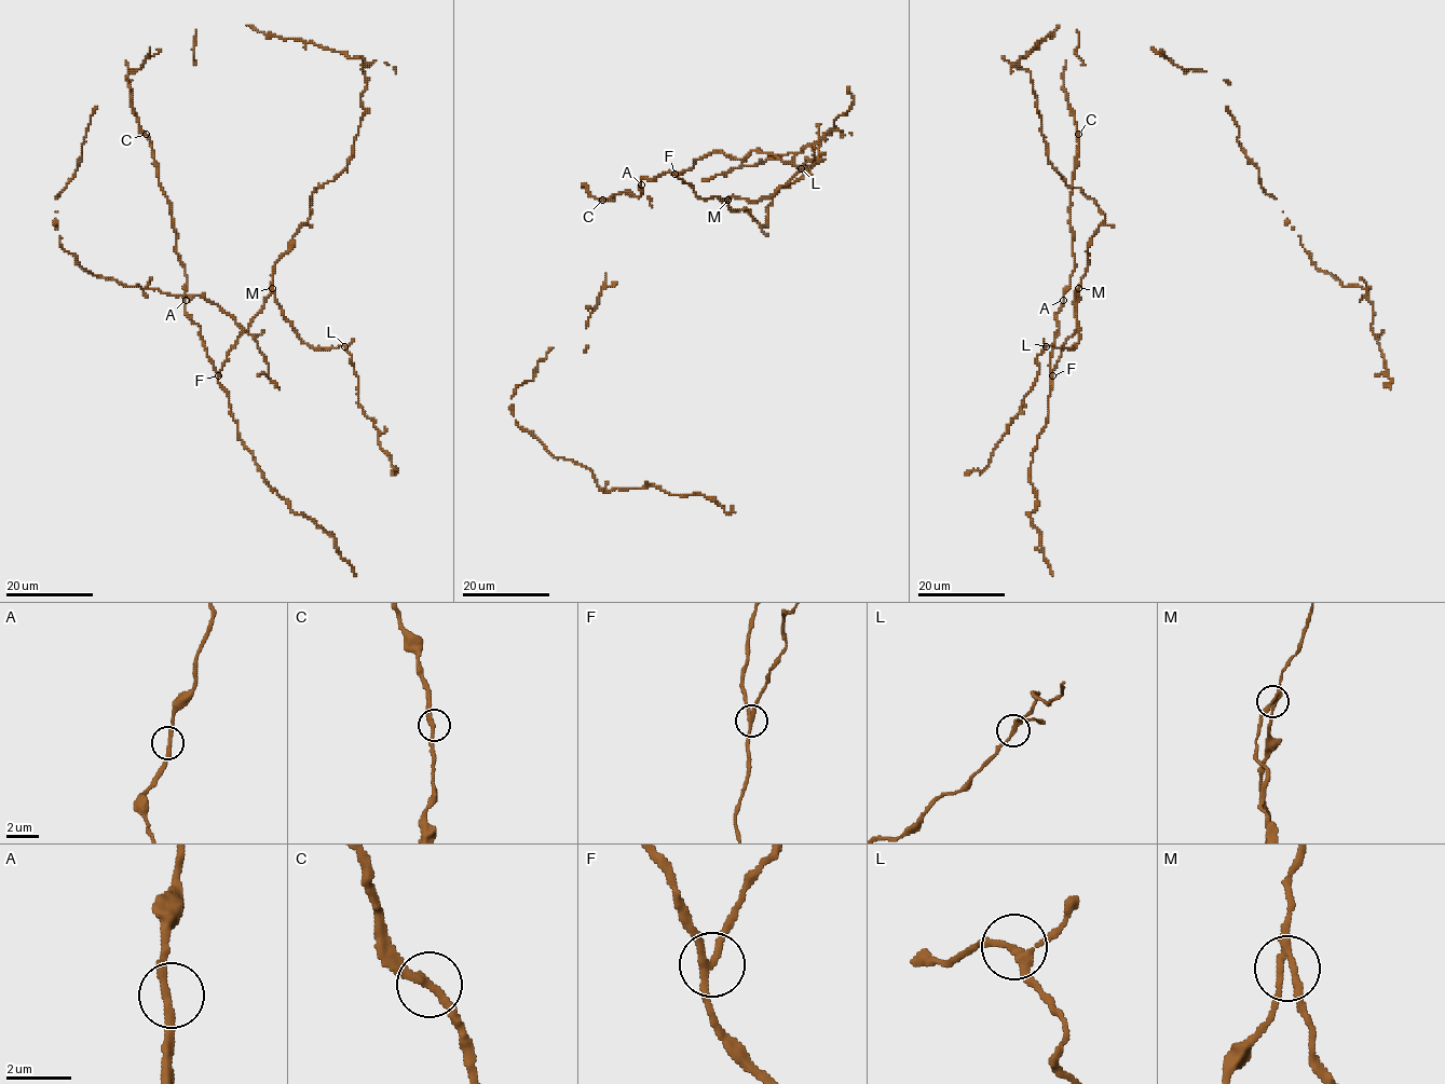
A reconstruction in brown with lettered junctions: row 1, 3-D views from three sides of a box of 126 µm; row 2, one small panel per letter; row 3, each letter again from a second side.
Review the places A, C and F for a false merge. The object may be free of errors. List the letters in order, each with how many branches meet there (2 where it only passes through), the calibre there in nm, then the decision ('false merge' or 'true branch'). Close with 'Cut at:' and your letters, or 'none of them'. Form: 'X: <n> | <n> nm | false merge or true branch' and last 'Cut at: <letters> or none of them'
A: 2 | 240 nm | true branch
C: 2 | 240 nm | true branch
F: 3 | 200 nm | false merge
Cut at: F

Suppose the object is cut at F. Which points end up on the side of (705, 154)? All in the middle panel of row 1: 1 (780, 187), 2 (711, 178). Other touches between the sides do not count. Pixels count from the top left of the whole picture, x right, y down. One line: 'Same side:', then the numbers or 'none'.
Same side: none

